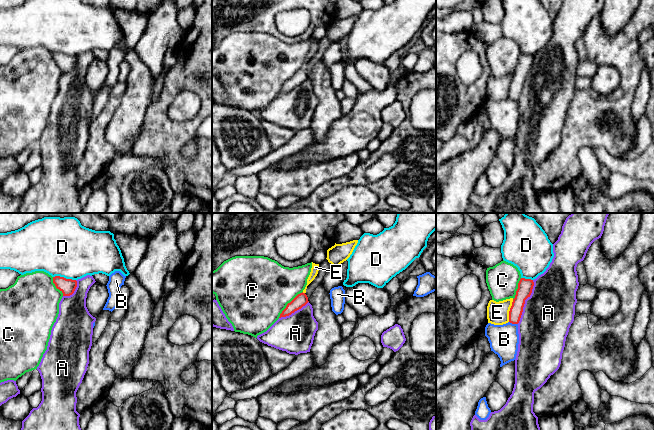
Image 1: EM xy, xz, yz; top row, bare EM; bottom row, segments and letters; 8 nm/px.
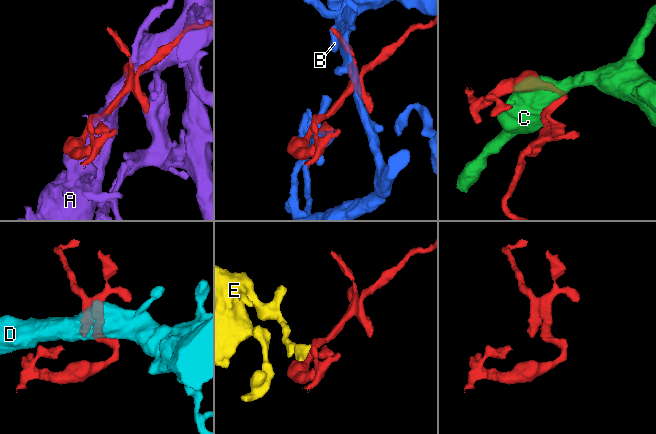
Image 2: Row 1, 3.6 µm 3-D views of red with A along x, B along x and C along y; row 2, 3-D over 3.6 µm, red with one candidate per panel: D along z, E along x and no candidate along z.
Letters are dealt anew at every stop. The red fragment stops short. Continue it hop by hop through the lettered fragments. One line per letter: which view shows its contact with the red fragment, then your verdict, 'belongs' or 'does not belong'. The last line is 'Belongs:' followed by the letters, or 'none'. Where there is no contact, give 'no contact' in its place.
A: meets red in yz; does not belong
B: meets red in yz; does not belong
C: meets red in xz; does not belong
D: meets red in xy; does not belong
E: meets red in yz; does not belong
Belongs: none

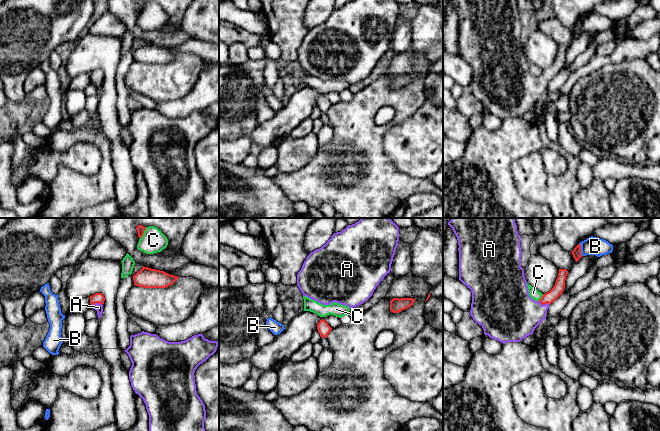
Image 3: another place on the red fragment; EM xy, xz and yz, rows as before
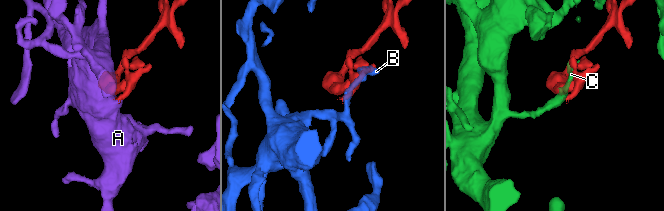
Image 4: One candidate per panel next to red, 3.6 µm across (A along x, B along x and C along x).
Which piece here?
A: meets red in xy; belongs
B: meets red in yz; does not belong
C: meets red in yz; does not belong
Belongs: A

